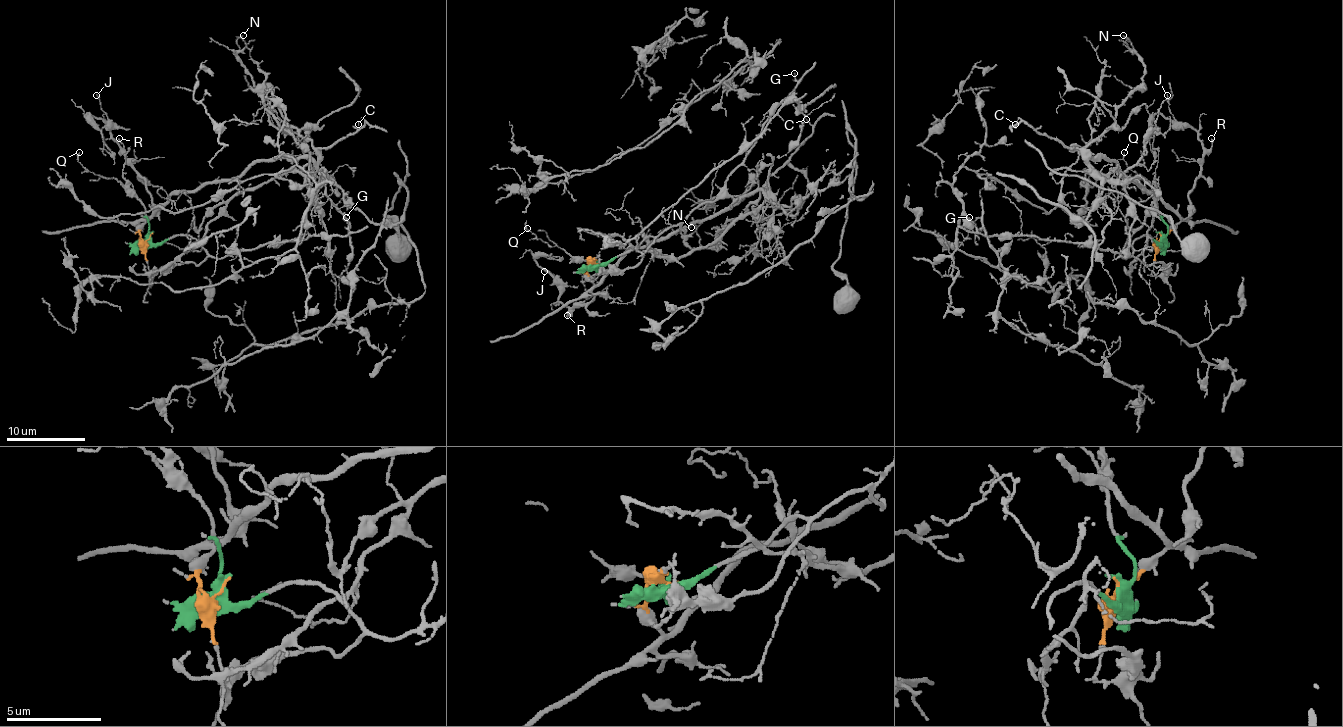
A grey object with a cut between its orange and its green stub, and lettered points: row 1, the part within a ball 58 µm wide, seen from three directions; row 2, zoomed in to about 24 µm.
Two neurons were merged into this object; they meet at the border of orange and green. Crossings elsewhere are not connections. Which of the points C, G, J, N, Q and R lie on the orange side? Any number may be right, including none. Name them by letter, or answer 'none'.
C, J, N, R

